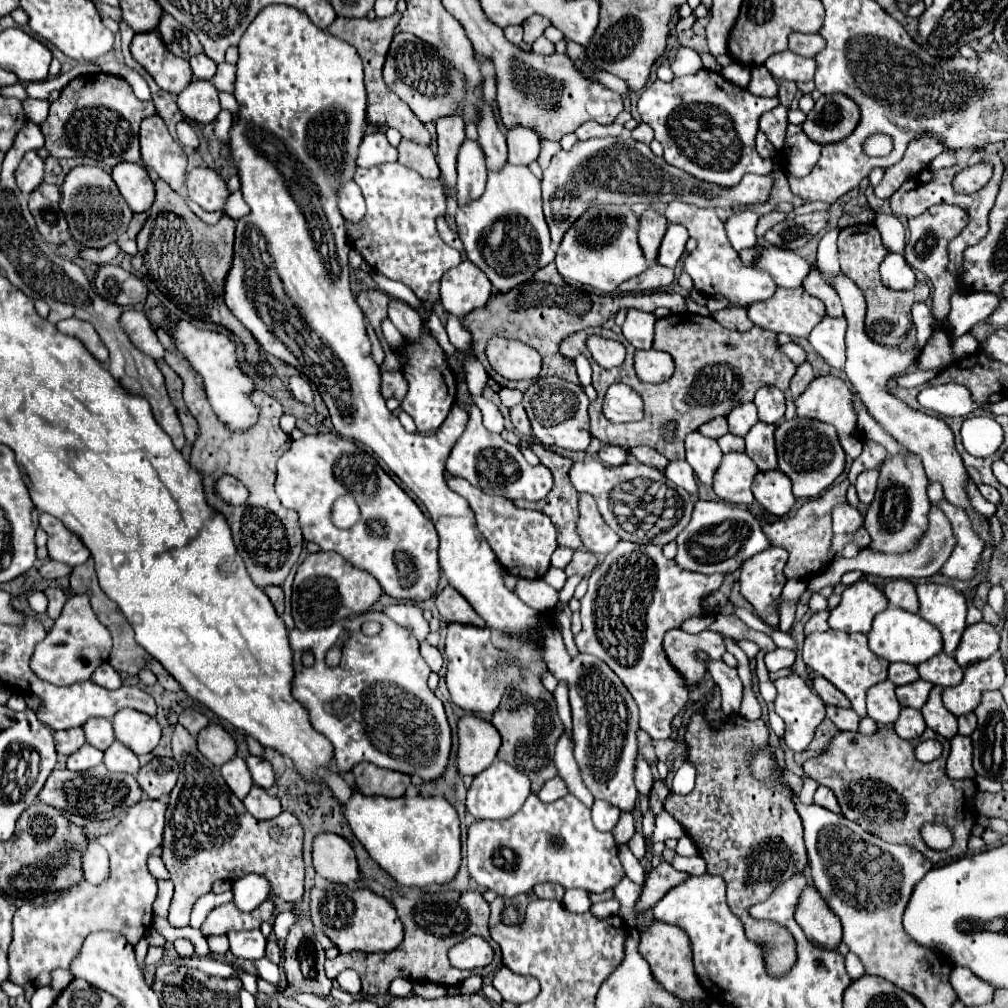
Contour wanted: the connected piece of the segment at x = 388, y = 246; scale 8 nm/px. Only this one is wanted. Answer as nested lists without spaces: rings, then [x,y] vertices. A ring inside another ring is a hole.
[[[386,163],[370,169],[358,167],[354,181],[366,199],[366,215],[358,225],[346,225],[350,243],[360,249],[372,269],[388,279],[402,281],[418,299],[436,301],[440,297],[440,277],[462,261],[460,253],[446,245],[436,231],[436,217],[446,213],[446,197],[440,179],[424,179],[414,169]],[[406,239],[412,241],[412,249],[406,247]]]

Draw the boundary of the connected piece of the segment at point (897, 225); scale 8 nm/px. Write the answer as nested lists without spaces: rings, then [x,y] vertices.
[[[878,213],[874,225],[880,229],[882,243],[890,253],[902,253],[904,251],[904,227],[894,215]]]

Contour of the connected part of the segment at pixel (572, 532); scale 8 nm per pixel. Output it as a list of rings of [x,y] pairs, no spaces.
[[[538,443],[530,445],[530,449],[534,451],[534,455],[540,459],[542,465],[546,465],[546,467],[552,469],[552,473],[554,473],[554,487],[540,501],[516,501],[516,505],[522,507],[522,509],[536,509],[536,511],[546,513],[552,519],[552,523],[554,523],[554,527],[558,531],[558,545],[566,545],[566,547],[578,549],[580,547],[580,537],[578,537],[578,531],[576,531],[576,521],[578,521],[578,491],[574,489],[574,485],[570,485],[570,479],[568,479],[568,471],[570,471],[572,459],[562,457],[562,455],[550,451],[550,449],[544,449]]]

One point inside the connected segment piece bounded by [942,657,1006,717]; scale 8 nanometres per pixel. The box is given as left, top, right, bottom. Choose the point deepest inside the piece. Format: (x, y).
(989, 674)

